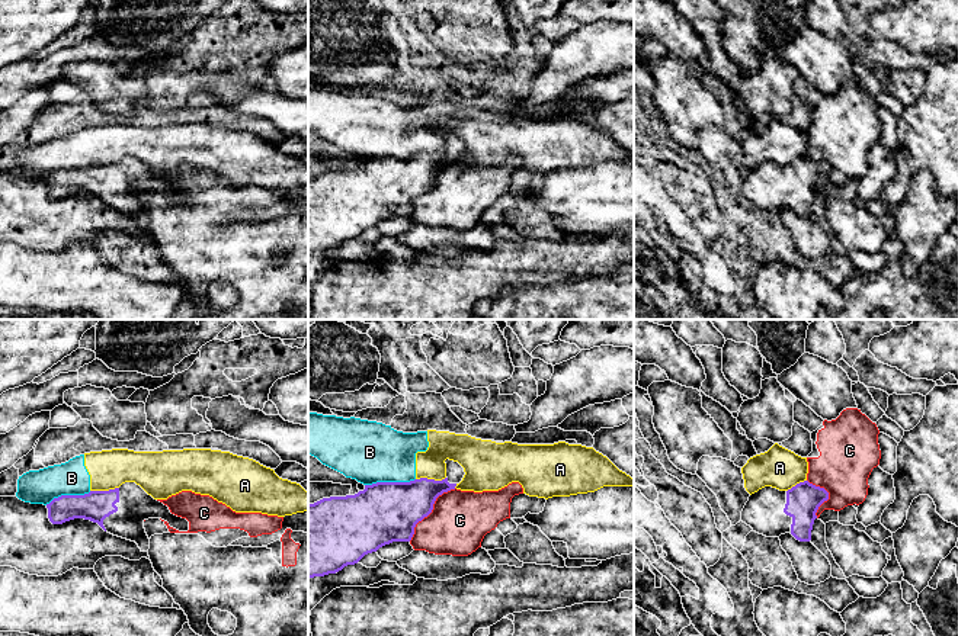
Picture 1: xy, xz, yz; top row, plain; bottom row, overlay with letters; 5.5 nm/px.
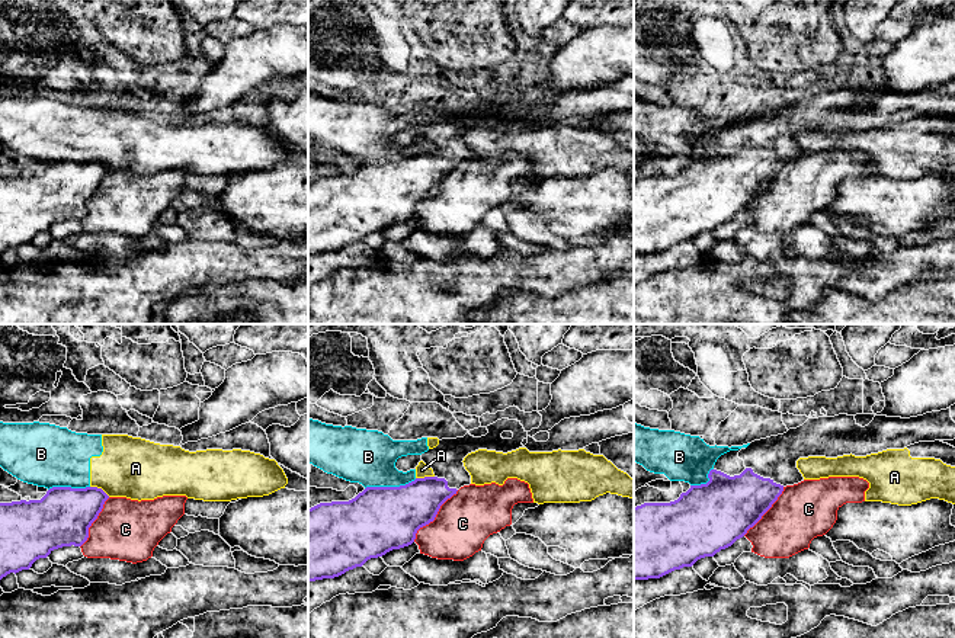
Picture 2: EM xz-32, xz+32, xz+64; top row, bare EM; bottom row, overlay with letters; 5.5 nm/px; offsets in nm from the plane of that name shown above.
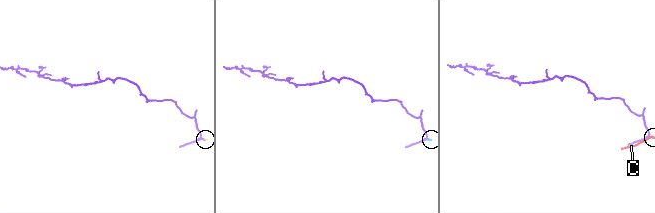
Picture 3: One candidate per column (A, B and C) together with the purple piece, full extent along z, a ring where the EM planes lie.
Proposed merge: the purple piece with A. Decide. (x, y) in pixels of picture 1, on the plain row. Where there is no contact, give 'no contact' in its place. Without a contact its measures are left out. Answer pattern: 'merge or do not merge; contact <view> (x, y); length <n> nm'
do not merge; contact xz (431, 154); length 170 nm

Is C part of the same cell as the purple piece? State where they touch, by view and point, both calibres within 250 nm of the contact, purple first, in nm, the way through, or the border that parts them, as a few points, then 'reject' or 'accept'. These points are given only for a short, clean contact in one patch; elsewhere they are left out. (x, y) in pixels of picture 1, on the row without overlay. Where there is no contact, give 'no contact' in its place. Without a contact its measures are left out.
meets purple in xz at (431, 186); 340 nm thick on the purple side, 320 nm on the other; reject

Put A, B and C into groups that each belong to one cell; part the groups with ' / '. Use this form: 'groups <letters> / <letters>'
groups A B / C

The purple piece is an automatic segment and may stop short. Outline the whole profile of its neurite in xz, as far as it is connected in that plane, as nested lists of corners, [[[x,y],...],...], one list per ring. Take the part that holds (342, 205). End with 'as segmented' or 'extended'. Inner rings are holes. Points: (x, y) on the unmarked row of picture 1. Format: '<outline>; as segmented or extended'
[[[446,134],[445,138],[446,152],[442,155],[377,157],[355,170],[308,179],[308,253],[336,248],[393,216],[410,216],[416,199],[432,187],[436,173],[455,164],[465,150],[458,136]]]; extended

